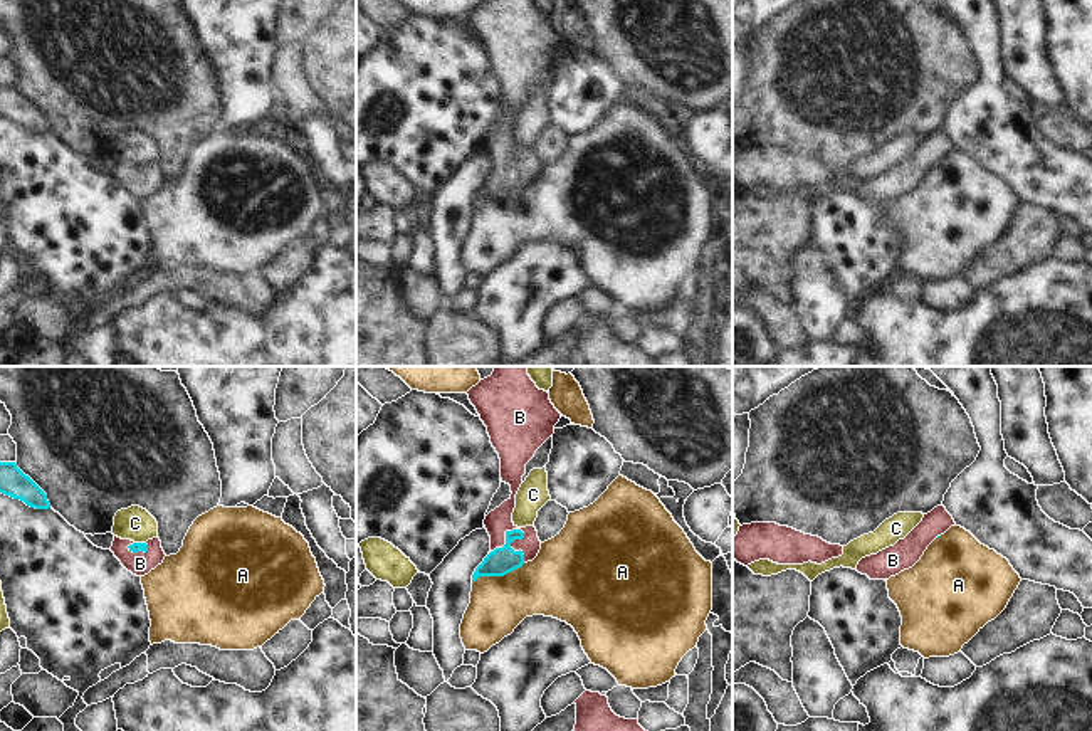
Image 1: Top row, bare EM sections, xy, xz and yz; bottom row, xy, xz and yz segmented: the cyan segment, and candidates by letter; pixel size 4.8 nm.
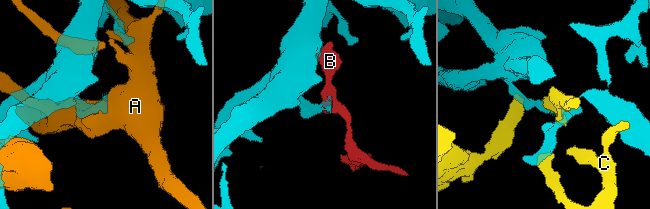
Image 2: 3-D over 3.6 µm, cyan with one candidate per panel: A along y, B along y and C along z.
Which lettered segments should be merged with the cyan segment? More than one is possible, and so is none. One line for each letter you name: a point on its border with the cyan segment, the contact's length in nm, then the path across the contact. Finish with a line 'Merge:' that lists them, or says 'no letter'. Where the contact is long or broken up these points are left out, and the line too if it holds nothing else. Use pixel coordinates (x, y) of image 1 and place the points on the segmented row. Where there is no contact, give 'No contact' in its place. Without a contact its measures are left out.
B: Touches cyan at xz (506, 536). Shared border 200 nm. Path across: xz (503, 560), (506, 555), (506, 536), (498, 521)
Merge: B

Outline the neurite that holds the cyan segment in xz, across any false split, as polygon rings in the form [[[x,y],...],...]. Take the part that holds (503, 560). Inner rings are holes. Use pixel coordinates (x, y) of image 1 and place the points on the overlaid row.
[[[496,366],[492,375],[480,380],[467,395],[499,454],[501,479],[512,492],[484,519],[491,551],[475,568],[474,583],[479,576],[504,576],[538,556],[541,541],[534,524],[517,528],[512,513],[526,464],[554,434],[561,413],[551,403],[549,393],[531,380],[528,366]]]

